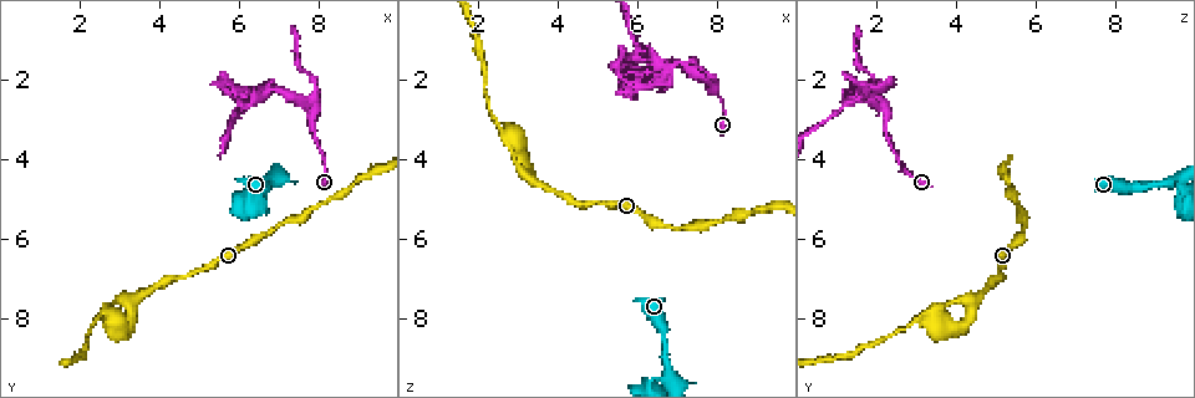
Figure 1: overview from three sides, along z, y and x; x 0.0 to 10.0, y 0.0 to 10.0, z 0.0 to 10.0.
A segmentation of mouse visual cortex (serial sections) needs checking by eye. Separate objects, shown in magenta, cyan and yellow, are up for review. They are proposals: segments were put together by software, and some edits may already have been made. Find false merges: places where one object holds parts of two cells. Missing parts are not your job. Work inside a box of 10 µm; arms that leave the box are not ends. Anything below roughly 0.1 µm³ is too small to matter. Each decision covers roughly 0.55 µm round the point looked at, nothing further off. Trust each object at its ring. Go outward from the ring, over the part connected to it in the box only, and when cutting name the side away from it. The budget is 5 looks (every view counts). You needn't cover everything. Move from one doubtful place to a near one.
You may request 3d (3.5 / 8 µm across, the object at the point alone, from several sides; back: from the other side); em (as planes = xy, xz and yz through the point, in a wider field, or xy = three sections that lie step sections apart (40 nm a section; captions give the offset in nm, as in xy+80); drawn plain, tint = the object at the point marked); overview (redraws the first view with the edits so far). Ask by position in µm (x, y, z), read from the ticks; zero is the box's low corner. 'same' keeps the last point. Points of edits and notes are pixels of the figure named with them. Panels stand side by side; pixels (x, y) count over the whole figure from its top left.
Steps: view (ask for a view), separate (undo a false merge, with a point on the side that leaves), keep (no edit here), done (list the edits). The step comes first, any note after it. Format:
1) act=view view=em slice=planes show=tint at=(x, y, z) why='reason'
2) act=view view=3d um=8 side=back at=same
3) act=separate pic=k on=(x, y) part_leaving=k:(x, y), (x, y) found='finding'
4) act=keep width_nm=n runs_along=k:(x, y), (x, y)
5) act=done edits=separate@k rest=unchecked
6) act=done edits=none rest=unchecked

act=view view=3d um=3.5 at=(6.75, 4.70, 9.40) why='abrupt turn'

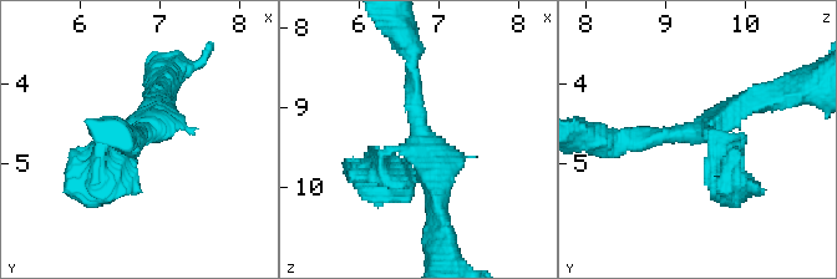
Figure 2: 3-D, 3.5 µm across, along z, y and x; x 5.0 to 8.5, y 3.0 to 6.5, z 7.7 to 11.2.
act=view view=em slice=xy step=3 show=plain at=(6.80, 4.65, 9.40)

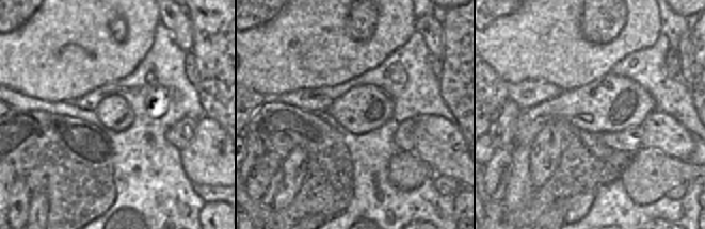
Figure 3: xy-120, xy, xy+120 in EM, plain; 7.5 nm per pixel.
act=view view=em slice=xy step=3 show=tint at=same why='where the object lies'

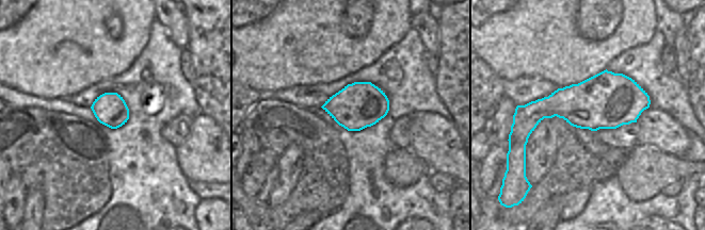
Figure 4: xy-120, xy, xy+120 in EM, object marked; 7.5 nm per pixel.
act=keep runs_along=2:(414, 55), (421, 143), (379, 170) found='all the same cell'

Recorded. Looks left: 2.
act=view view=3d um=3.5 at=(3.20, 8.25, 4.10) why='abrupt turn'

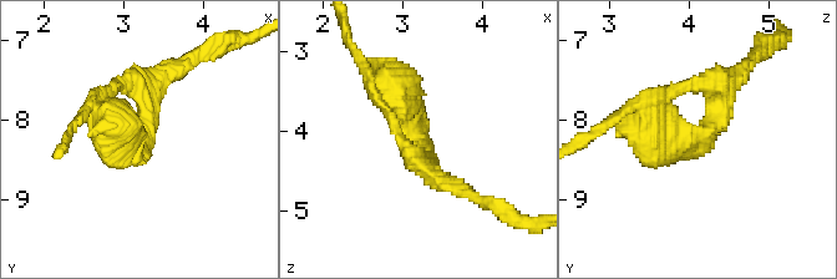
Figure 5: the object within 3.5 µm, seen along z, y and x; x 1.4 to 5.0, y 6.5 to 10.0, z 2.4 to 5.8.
act=view view=em slice=xy step=2 show=tint at=(3.20, 8.25, 4.15) arm_widths_nm=250,500 why='shape alone is not enough'

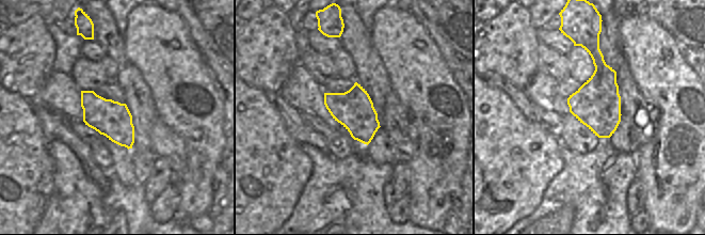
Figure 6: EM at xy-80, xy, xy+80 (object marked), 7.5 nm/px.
act=keep runs_along=5:(444, 183), (379, 85) found='all the same cell'

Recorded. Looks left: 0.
act=done edits=none rest=unchecked

